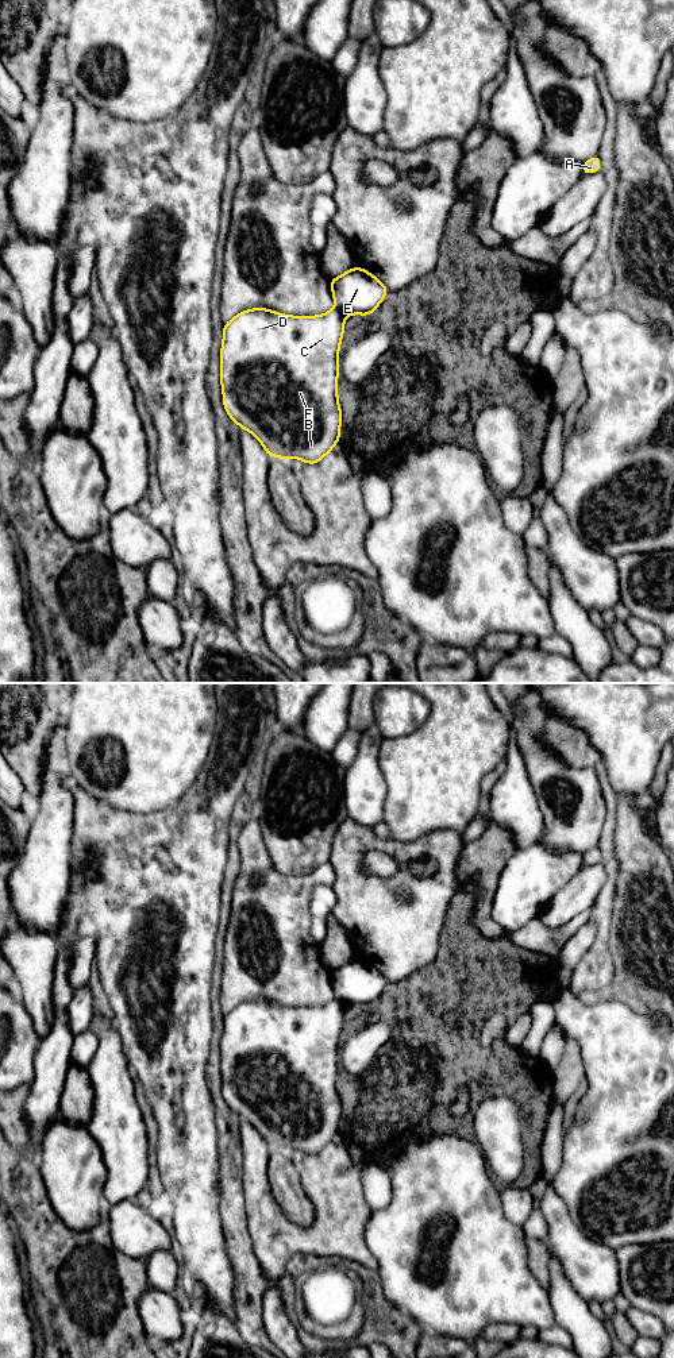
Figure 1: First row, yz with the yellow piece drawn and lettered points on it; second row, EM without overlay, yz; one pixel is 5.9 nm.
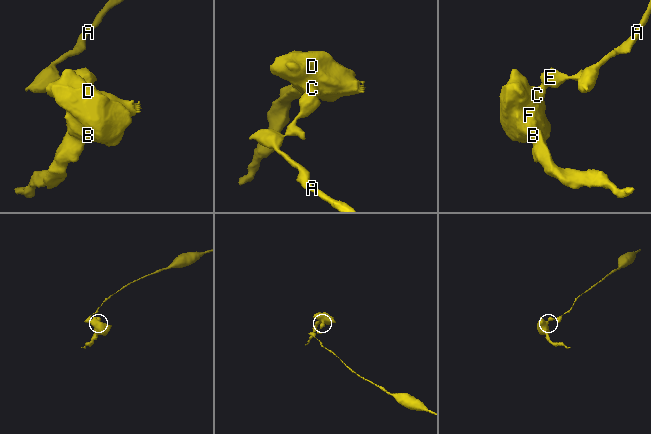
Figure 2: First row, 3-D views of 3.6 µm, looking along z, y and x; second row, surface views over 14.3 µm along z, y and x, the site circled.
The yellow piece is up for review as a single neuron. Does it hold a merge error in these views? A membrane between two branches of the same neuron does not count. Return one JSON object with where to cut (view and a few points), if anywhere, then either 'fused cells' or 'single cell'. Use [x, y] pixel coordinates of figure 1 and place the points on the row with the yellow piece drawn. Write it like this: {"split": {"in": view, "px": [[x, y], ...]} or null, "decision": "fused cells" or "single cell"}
{"split": {"in": "yz", "px": [[335, 307], [345, 316]]}, "decision": "fused cells"}

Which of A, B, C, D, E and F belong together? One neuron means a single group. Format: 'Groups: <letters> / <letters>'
Groups: A E / B C D F

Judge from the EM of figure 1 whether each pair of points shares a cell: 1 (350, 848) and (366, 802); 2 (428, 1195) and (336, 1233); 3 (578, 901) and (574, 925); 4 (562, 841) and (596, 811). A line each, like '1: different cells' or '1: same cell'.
1: different cells
2: different cells
3: different cells
4: same cell

